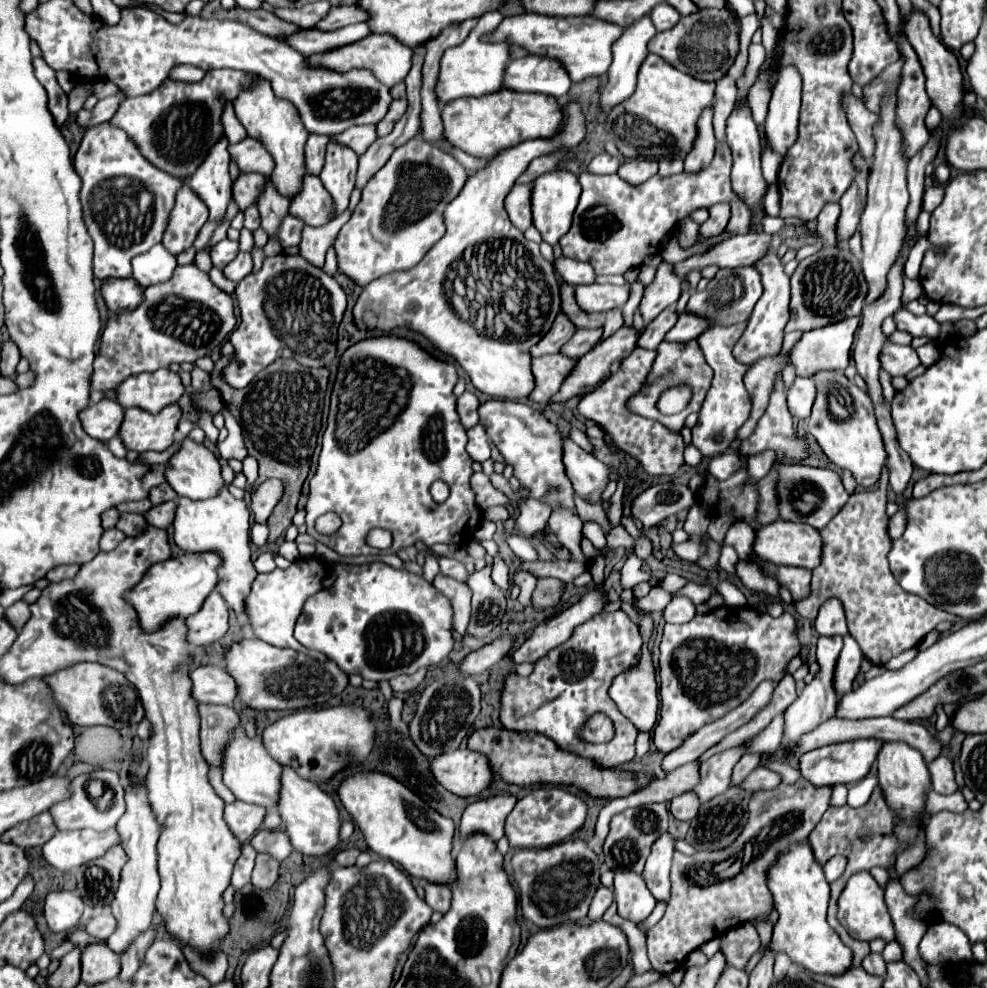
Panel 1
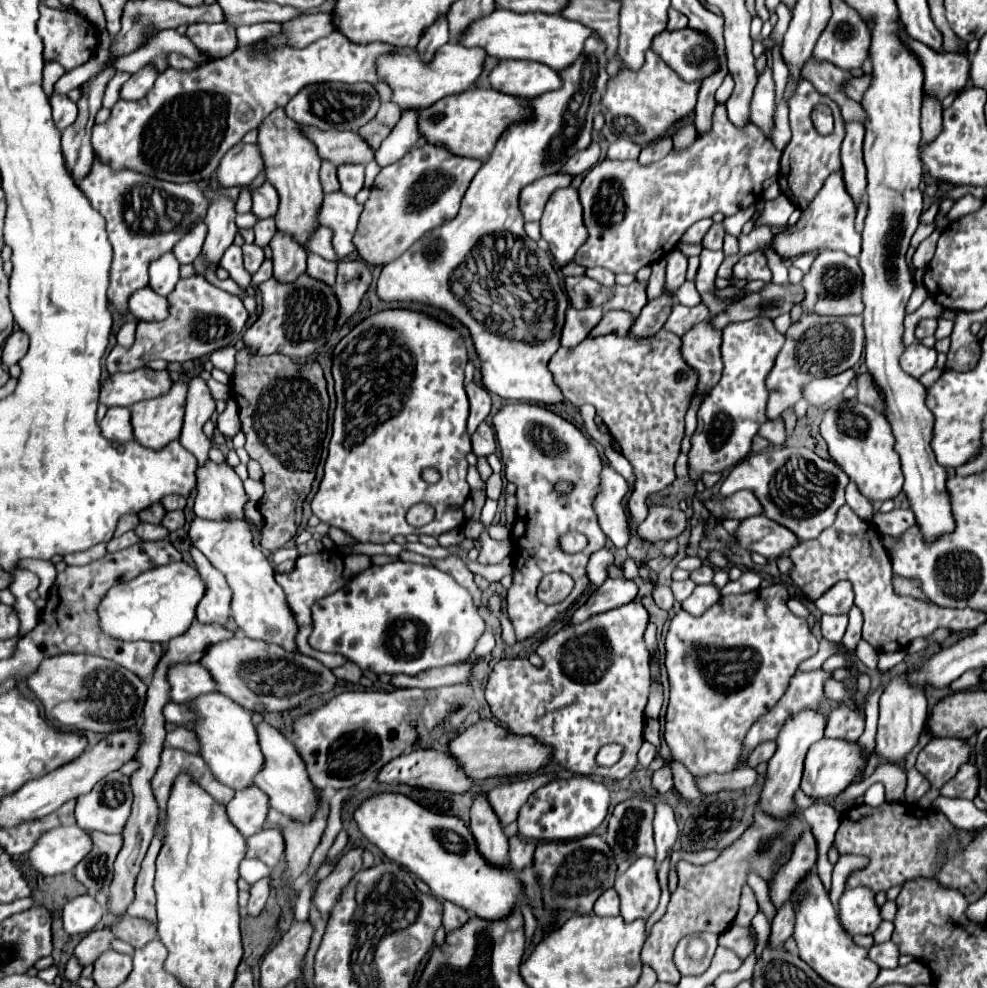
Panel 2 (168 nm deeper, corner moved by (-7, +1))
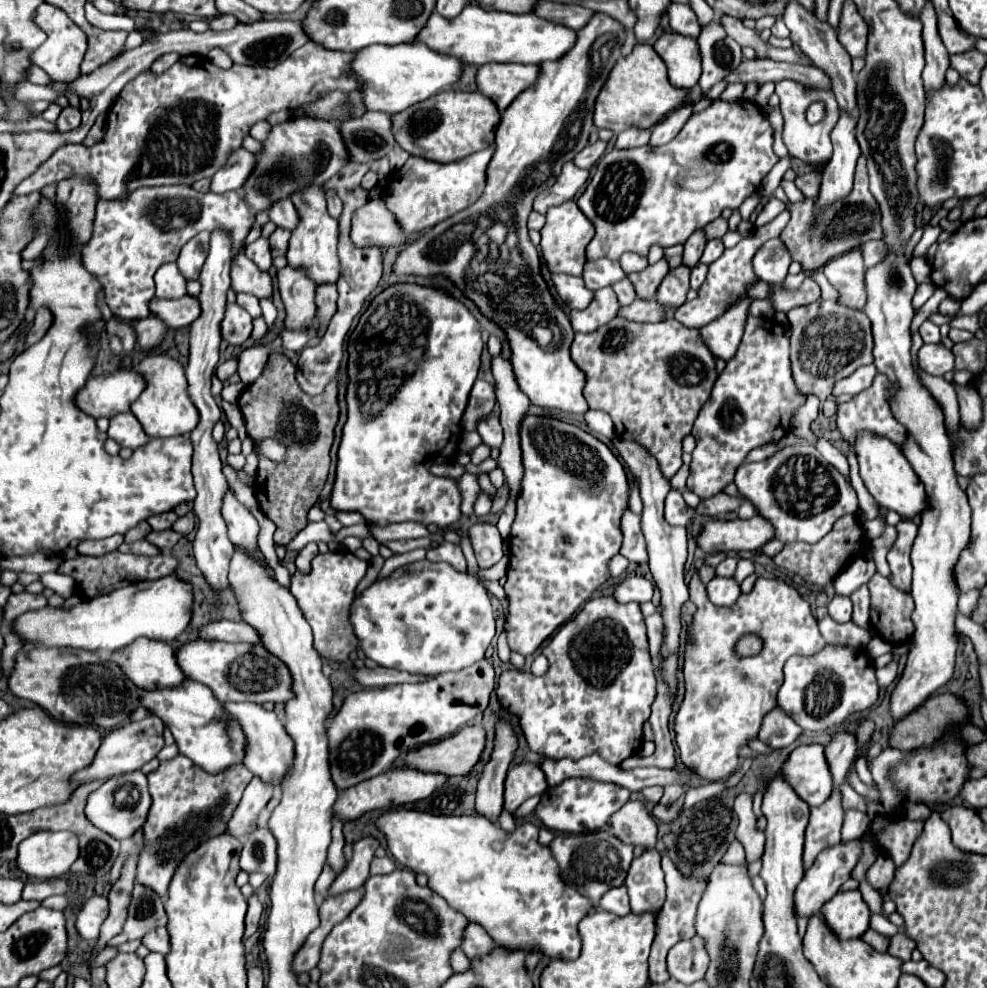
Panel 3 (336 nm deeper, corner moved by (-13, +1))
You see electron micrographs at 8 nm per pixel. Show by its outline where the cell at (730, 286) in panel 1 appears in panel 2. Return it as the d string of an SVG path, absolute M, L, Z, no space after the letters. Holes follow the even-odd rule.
M754 251L754 253L742 255L738 259L738 263L732 267L732 279L730 281L734 281L734 279L746 279L746 281L766 279L766 281L770 281L772 279L772 273L768 269L768 263L766 263L764 253Z

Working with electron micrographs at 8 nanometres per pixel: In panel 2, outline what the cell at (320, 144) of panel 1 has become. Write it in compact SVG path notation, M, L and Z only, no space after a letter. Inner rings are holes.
M322 159L322 167L320 167L320 183L322 183L324 193L340 189L338 179L336 179L336 167L332 167L332 163L328 163L324 159Z

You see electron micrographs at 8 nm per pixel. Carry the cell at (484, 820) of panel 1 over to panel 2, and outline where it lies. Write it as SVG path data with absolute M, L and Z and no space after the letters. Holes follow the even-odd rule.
M530 775L526 779L516 779L512 783L504 783L494 787L492 791L488 791L486 799L490 803L490 807L494 809L494 813L498 815L502 827L506 827L508 823L516 821L520 807L526 803L526 799L542 785L546 785L548 781L552 781L554 775Z

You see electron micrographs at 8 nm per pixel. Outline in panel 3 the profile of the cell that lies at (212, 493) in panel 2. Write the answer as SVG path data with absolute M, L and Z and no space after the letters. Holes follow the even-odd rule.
M226 493L222 515L228 525L228 539L244 549L250 555L258 553L258 521L250 515L250 511L238 503L234 493Z

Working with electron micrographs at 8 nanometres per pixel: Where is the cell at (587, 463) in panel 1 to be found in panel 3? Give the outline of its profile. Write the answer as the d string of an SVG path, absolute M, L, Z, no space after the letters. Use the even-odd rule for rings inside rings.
M626 509L622 517L622 533L624 533L624 543L622 543L620 555L624 555L630 563L636 563L636 565L648 563L648 551L646 551L646 541L640 527L640 517L634 515L630 509Z

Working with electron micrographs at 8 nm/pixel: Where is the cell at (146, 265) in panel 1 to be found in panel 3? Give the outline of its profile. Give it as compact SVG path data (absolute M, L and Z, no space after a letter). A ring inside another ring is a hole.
M176 263L162 265L154 275L154 283L158 299L180 299L186 295L186 279L180 275Z

